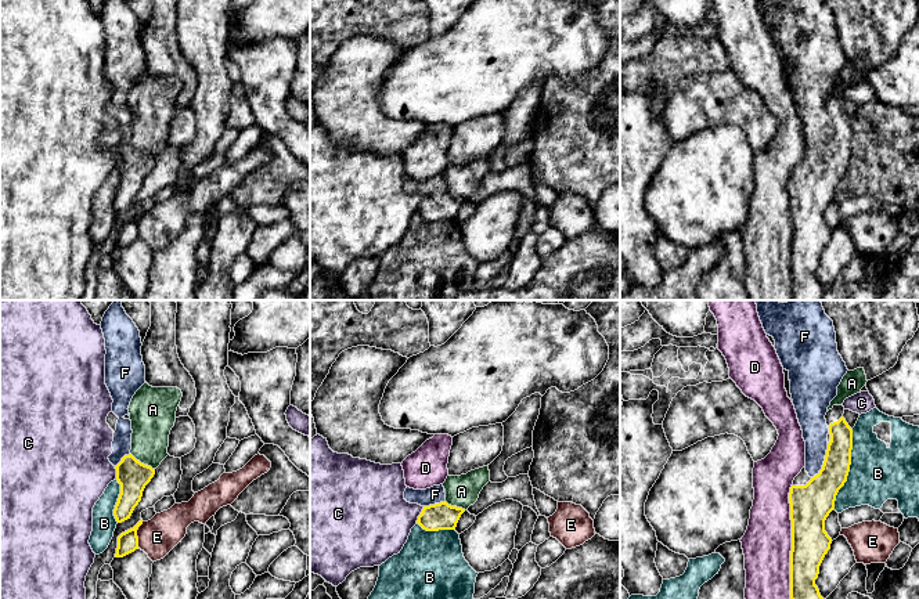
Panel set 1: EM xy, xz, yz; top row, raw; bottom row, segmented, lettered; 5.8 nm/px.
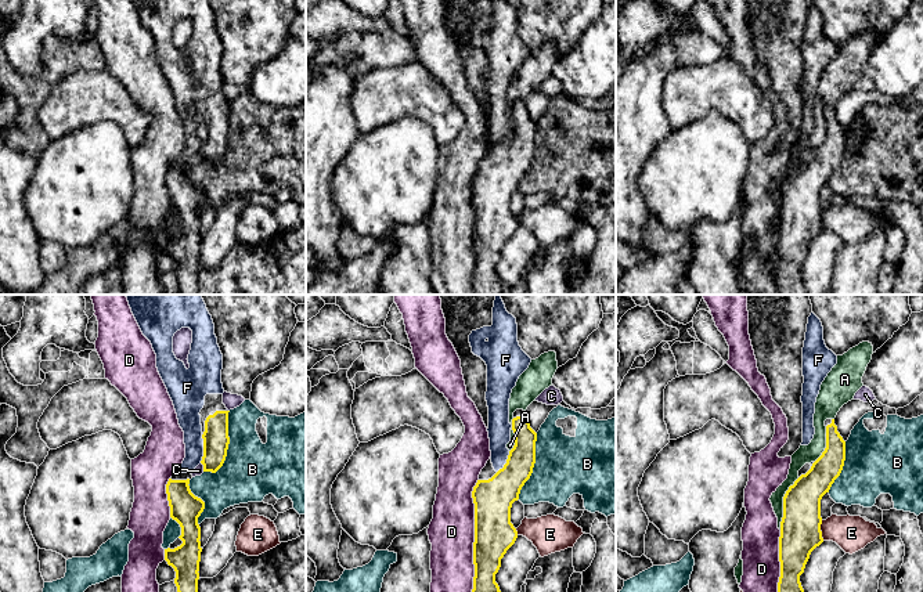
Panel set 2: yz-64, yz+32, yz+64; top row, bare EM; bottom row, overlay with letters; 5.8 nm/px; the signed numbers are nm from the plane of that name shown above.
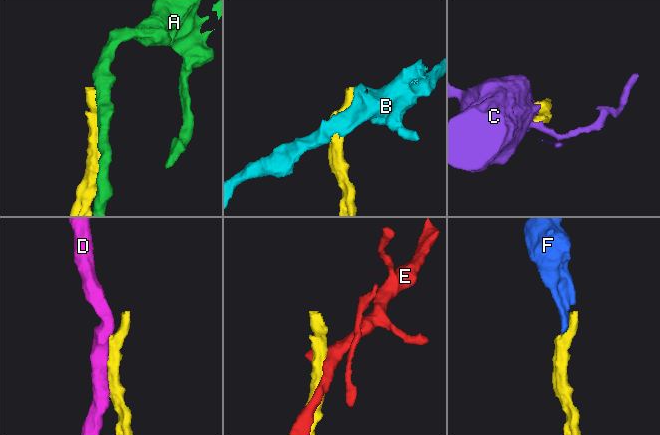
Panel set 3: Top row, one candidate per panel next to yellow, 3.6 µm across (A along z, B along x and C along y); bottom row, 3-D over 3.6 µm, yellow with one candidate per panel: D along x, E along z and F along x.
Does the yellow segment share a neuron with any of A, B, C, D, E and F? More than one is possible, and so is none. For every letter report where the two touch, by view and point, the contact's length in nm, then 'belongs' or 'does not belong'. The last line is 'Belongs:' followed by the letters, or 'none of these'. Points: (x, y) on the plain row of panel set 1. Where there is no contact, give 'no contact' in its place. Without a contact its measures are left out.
A: contact xy (143, 154); length 170 nm; does not belong
B: contact yz (849, 159); length 480 nm; does not belong
C: contact xz (420, 205); length 110 nm; does not belong
D: contact yz (792, 238); length 700 nm; does not belong
E: contact xy (136, 224); length 160 nm; does not belong
F: contact yz (824, 152); length 220 nm; belongs
Belongs: F

